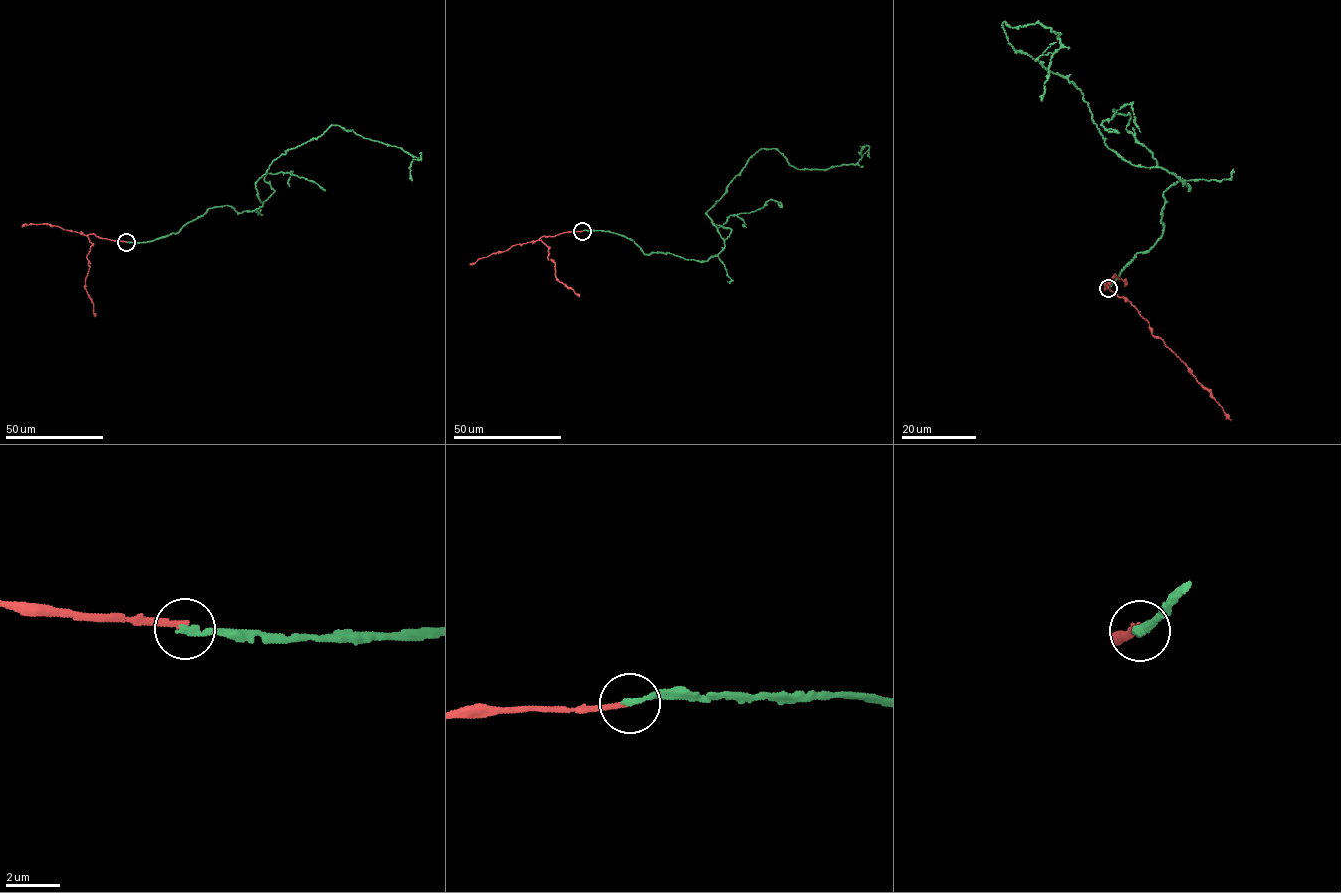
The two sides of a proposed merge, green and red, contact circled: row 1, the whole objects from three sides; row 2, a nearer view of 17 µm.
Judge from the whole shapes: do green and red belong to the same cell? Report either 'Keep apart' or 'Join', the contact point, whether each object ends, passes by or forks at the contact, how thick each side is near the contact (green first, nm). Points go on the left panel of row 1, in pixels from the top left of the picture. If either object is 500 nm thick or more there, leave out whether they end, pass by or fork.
Keep apart. Place: (126, 242). At the ring green ends. At the ring red ends. Thickness 240 nm (green) against 200 nm

